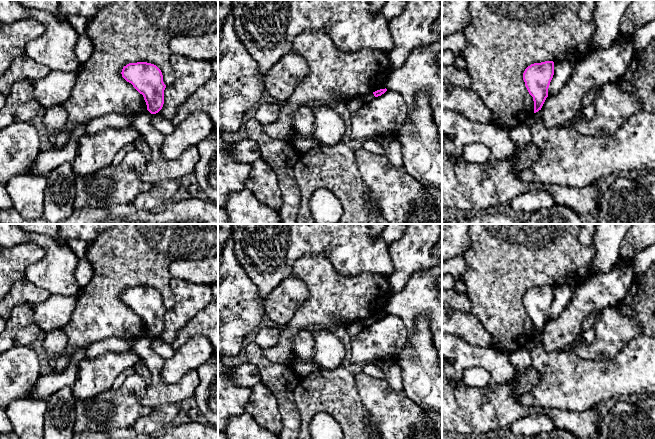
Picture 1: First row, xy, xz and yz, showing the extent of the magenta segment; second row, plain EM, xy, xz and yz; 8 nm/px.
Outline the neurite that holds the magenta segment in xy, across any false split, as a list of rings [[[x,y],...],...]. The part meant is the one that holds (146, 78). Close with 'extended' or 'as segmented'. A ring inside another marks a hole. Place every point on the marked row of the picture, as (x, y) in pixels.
[[[147,62],[129,63],[122,69],[122,77],[143,95],[147,110],[151,114],[158,113],[164,104],[164,90],[161,70]]]; as segmented

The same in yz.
[[[545,61],[528,66],[523,73],[523,80],[529,94],[533,97],[534,113],[541,110],[548,88],[554,75],[554,62]]]; as segmented

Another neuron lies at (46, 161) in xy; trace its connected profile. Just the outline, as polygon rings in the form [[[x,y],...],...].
[[[86,124],[76,125],[67,143],[60,149],[52,147],[40,151],[34,159],[33,172],[36,174],[49,174],[64,163],[73,163],[78,152],[78,141],[85,134]]]

